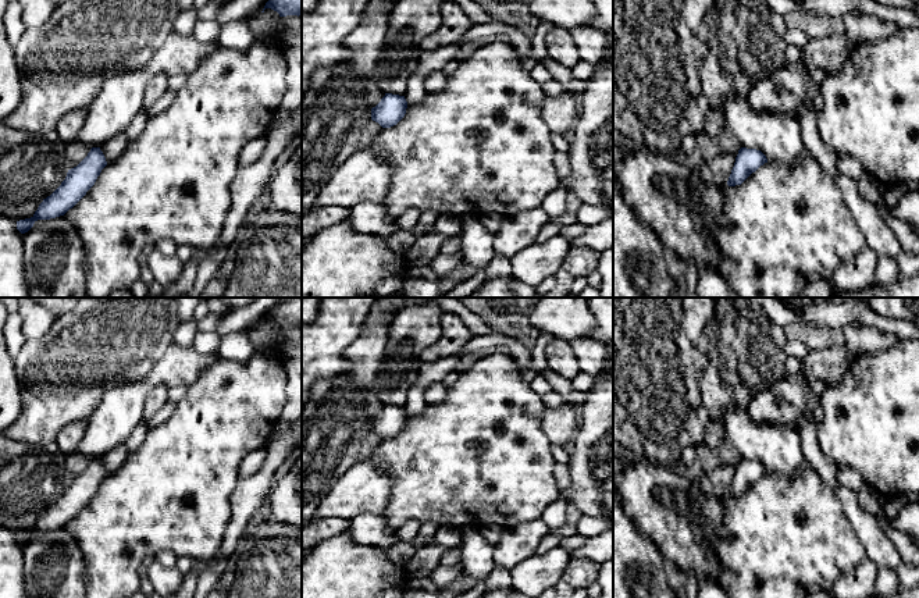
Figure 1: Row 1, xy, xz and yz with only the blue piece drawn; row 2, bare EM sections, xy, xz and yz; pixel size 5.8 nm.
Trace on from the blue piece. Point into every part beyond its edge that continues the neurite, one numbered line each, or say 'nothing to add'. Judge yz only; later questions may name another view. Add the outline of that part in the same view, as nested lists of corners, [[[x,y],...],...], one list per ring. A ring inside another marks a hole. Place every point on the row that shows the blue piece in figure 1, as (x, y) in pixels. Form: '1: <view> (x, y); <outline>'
nothing to add

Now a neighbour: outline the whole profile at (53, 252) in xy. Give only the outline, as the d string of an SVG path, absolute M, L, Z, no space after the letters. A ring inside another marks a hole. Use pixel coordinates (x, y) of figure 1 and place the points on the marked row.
M65 216L38 220L24 234L24 267L28 298L86 298L85 248Z

